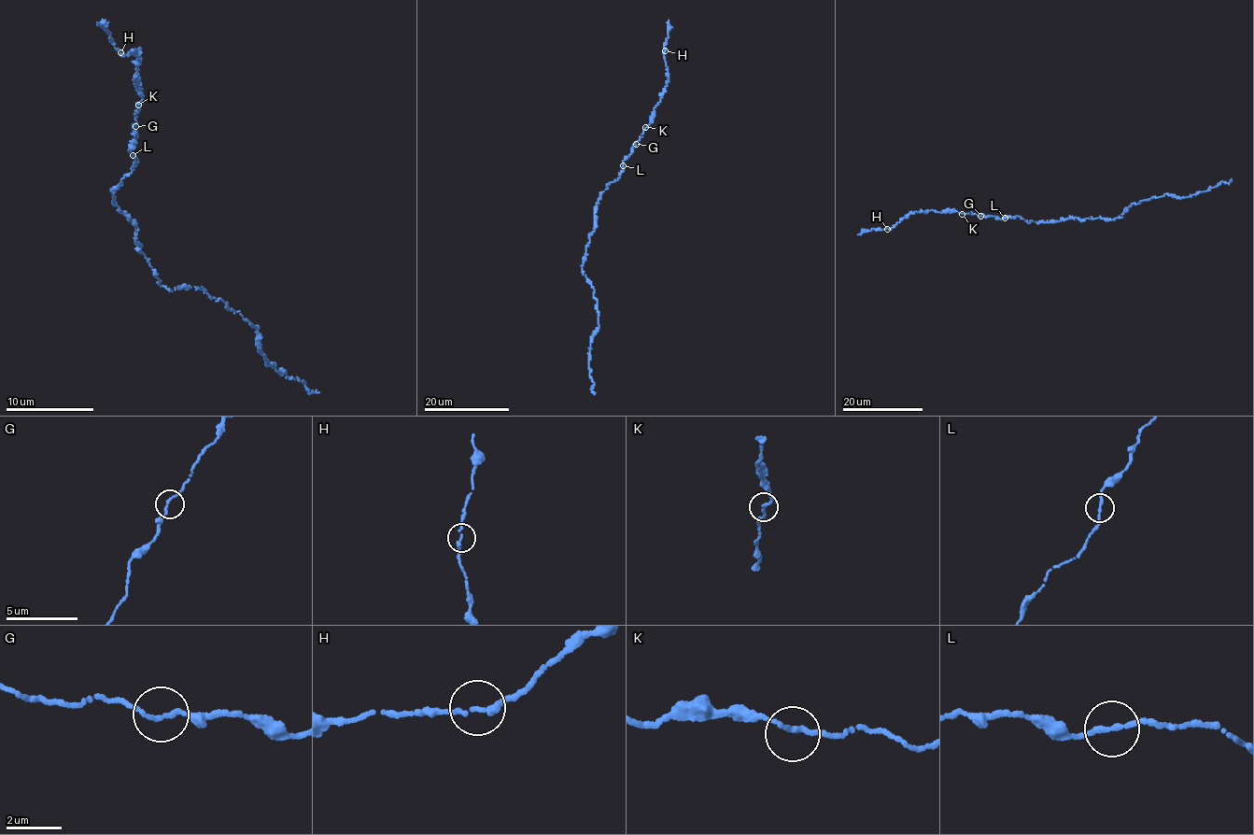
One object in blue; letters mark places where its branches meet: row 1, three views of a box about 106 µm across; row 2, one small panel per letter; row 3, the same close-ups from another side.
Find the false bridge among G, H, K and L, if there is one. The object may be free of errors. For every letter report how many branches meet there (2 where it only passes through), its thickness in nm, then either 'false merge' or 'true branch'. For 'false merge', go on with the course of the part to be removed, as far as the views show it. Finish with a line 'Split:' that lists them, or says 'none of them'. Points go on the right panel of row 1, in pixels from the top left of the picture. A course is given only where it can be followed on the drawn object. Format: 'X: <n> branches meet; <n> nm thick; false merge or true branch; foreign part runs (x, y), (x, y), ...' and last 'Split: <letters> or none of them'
G: 2 branches meet; 180 nm thick; true branch
H: 2 branches meet; 220 nm thick; true branch
K: 2 branches meet; 200 nm thick; true branch
L: 2 branches meet; 200 nm thick; true branch
Split: none of them

